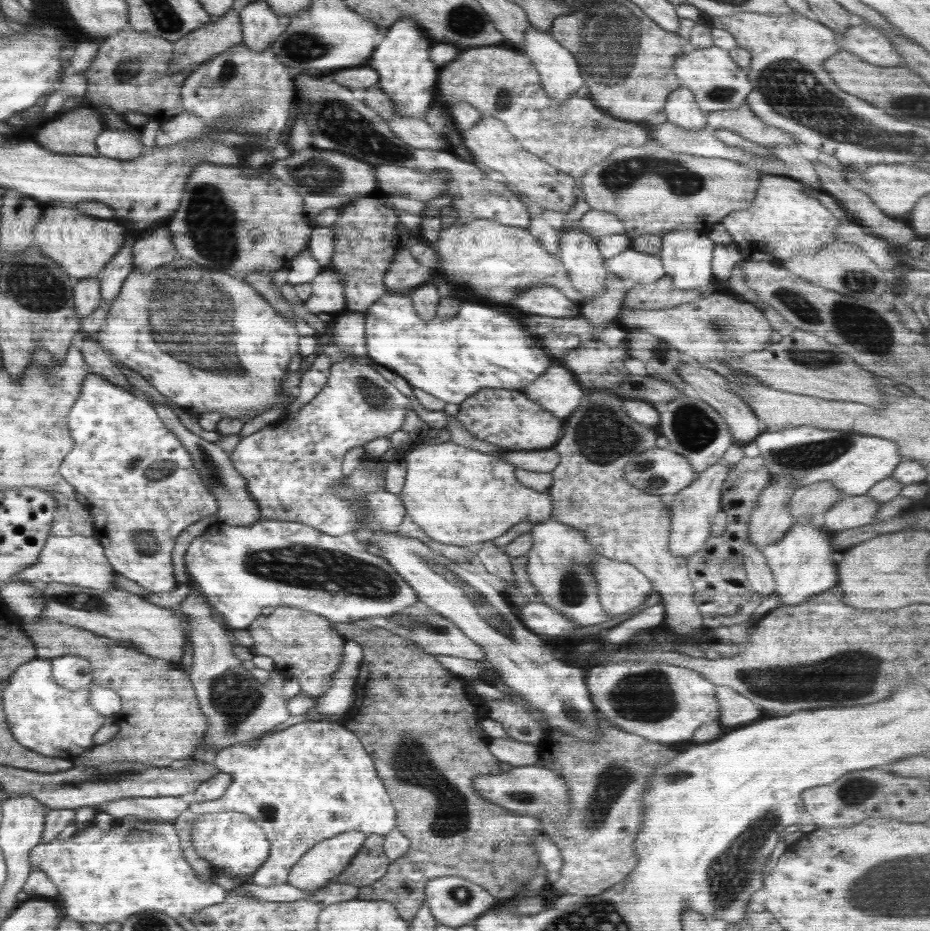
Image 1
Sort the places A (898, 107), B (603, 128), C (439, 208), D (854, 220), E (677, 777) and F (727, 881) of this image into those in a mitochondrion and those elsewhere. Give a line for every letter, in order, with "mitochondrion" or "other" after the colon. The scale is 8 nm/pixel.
A: mitochondrion
B: mitochondrion
C: other
D: other
E: mitochondrion
F: mitochondrion

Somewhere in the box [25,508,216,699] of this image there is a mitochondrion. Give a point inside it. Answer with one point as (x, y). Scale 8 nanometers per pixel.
(76, 599)

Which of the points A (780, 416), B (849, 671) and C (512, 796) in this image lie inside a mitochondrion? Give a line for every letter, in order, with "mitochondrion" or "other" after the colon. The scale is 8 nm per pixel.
A: other
B: mitochondrion
C: mitochondrion

